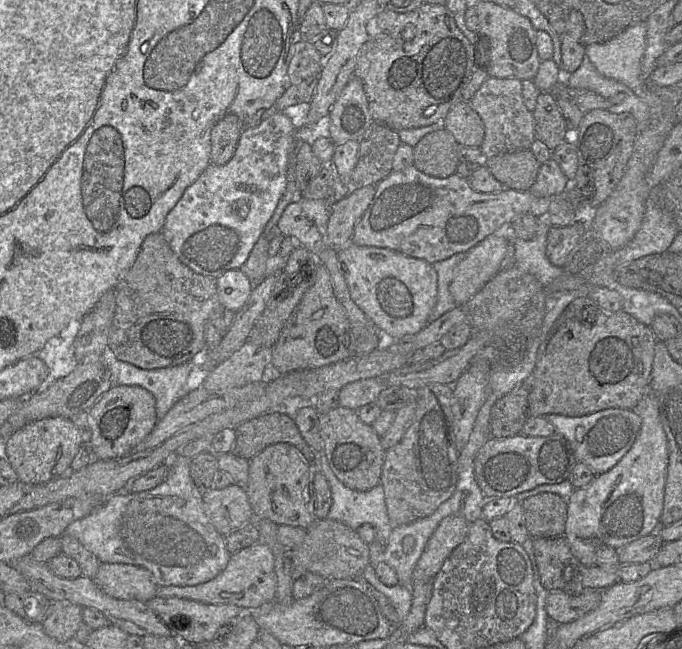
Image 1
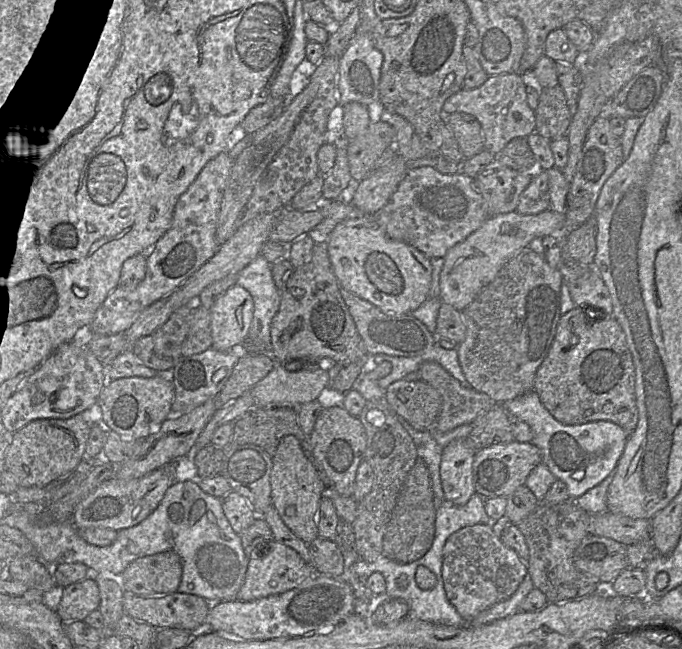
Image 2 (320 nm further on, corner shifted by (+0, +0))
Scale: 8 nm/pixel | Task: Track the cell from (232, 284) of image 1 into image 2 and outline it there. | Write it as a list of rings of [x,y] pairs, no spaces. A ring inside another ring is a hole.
[[[235,284],[210,308],[212,347],[219,351],[239,351],[248,338],[254,302],[251,294]]]

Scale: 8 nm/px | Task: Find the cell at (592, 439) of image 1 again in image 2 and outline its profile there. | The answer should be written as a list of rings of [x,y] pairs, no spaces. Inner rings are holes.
[[[534,390],[499,404],[504,406],[511,417],[516,417],[530,426],[533,432],[532,443],[539,448],[542,462],[557,480],[566,484],[571,500],[577,499],[614,472],[629,438],[629,434],[623,428],[610,421],[600,420],[576,425],[566,425],[559,422],[544,407]]]

